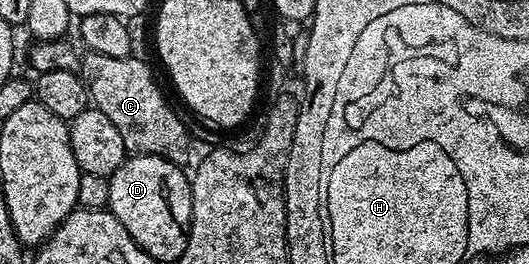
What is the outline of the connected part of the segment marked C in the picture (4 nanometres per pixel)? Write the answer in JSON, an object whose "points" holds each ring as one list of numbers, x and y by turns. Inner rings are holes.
{"points":[[86,51,82,55,82,75,88,85,88,93,92,105,99,109,114,123,115,128,122,135,126,151,133,154,144,154,163,157,173,164,184,165,189,156,191,140,184,122,167,102,150,66,143,60,130,54,121,58,110,58,105,54]]}

